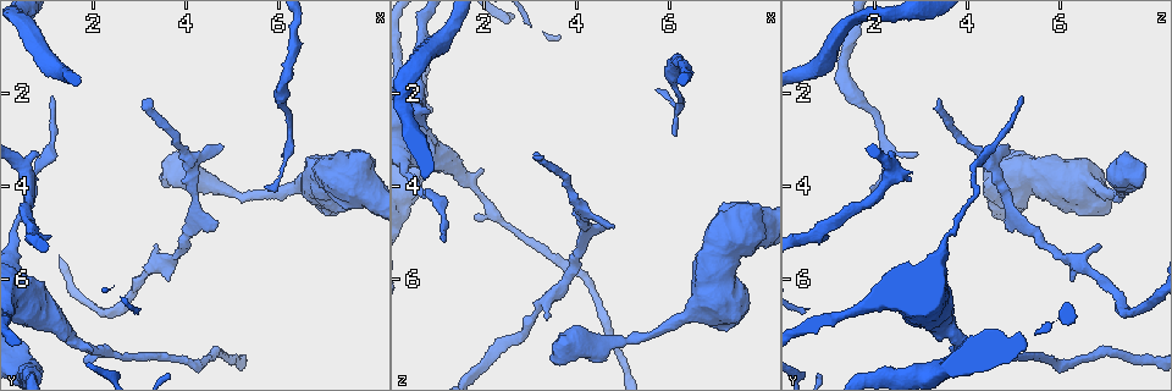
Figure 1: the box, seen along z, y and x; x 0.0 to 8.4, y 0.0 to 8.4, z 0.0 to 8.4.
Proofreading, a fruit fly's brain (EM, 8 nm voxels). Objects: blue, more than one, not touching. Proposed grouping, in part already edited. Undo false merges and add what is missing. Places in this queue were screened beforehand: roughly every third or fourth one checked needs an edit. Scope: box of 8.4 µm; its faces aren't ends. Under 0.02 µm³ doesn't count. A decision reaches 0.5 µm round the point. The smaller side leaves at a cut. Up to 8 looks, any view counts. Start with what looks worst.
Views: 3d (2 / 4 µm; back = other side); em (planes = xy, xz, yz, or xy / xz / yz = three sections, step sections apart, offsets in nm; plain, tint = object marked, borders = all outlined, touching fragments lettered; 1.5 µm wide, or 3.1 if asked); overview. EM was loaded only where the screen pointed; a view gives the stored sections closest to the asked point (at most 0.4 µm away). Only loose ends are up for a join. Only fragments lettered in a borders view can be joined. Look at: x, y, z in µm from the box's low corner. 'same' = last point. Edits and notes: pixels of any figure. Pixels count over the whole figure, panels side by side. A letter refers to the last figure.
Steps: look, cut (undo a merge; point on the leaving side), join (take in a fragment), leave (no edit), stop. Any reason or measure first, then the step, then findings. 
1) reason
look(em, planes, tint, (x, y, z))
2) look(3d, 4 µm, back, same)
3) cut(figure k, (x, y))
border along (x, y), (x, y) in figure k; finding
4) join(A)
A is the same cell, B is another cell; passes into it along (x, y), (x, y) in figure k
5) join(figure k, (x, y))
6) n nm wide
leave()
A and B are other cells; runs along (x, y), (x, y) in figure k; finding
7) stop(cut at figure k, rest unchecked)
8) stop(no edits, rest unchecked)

stops while still wide
look(em, xy, step 4, tint, (3.45, 3.90, 7.80))

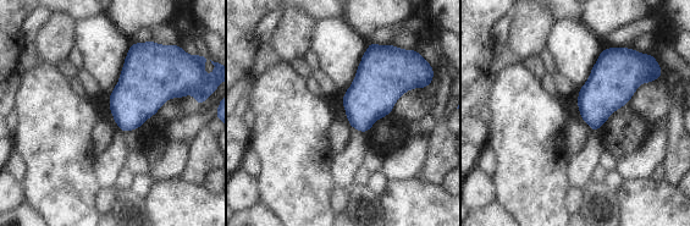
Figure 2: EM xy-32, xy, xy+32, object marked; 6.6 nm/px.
another direction
look(em, planes, tint, same)

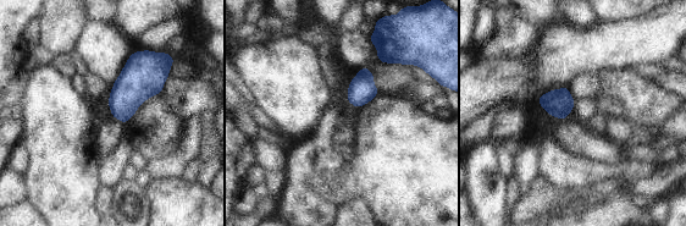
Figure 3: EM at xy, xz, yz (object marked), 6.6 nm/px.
see the neighbours
look(em, planes, borders, same)

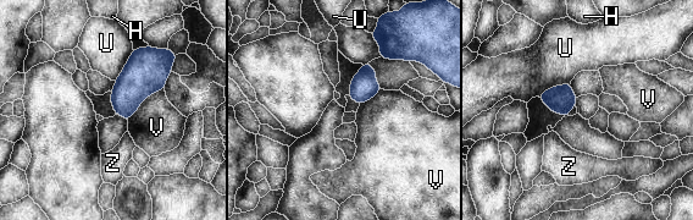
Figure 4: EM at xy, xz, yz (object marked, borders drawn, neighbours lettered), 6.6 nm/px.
leave()
H, U, V and Z are other cells; border along (164, 88), (148, 95), (127, 120) in figure 4; none of them fits

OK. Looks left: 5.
tapers out
look(3d, 2 µm, (3.10, 2.15, 3.35))

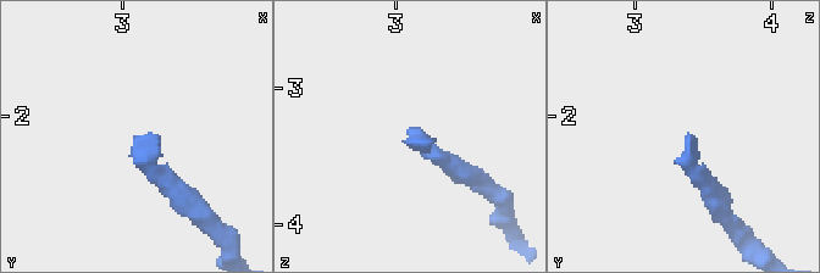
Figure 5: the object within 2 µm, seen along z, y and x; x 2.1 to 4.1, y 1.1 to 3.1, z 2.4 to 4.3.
look(em, planes, tint, (3.10, 2.14, 3.40))

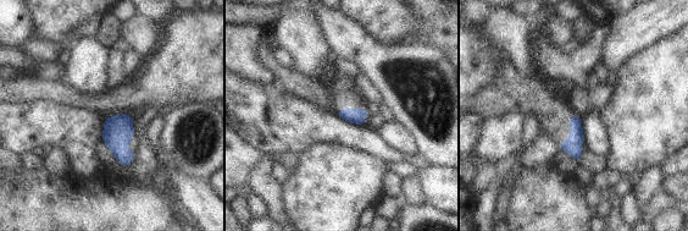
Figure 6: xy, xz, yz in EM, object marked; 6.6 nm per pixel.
look(em, planes, borders, same)

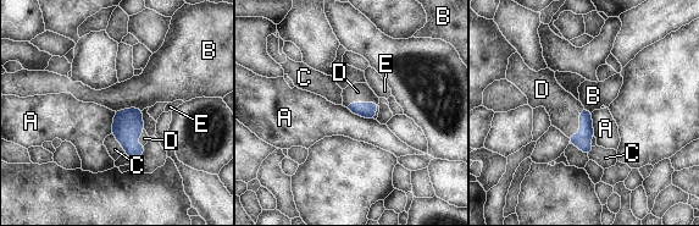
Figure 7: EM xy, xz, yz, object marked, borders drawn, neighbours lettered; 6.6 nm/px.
join(D)
D is the same cell, A, B, C and E are other cells; passes into it along (582, 141), (580, 125), (564, 109) in figure 7; the neuron continues

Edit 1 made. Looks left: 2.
stop(join at figure 7, rest unchecked)

